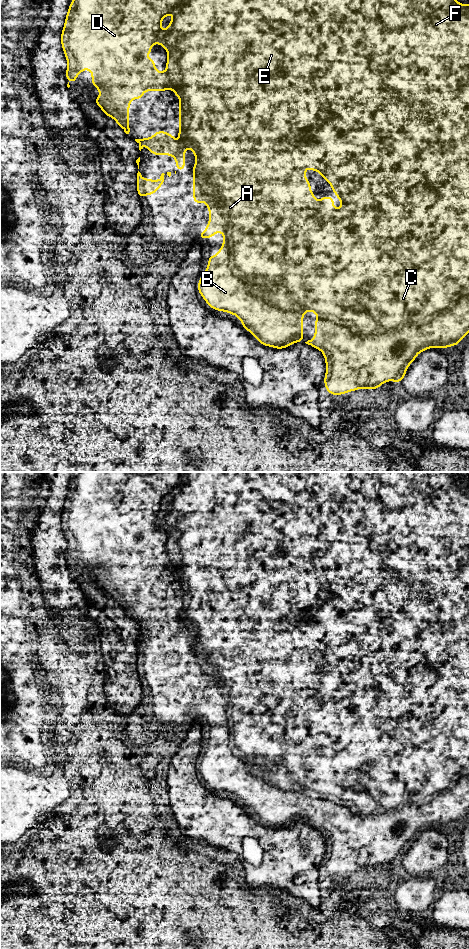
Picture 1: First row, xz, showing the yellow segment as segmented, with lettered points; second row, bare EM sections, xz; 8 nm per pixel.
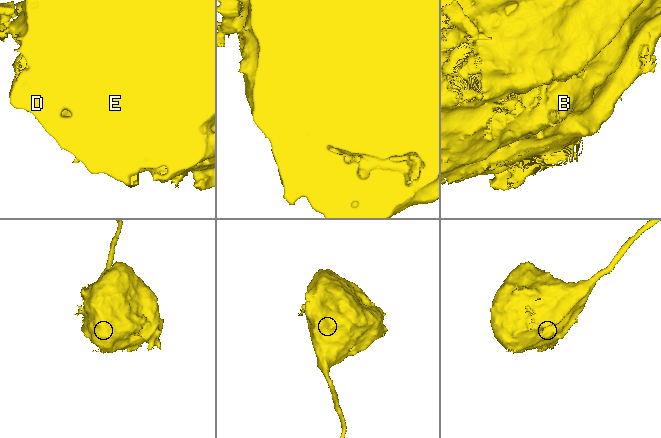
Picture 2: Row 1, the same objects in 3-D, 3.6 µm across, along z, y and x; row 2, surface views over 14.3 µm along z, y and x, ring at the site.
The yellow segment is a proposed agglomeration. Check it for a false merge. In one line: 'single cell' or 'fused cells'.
single cell

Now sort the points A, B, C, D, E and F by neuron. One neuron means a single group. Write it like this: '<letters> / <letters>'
A B C D E F

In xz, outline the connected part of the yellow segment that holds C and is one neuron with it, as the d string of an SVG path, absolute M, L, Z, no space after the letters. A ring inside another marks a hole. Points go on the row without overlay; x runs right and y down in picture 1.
M75 472L75 473L74 473L74 477L73 477L73 480L72 480L72 484L71 484L71 485L70 485L70 486L69 486L69 487L68 487L68 492L67 492L67 496L66 496L66 499L65 499L65 503L64 503L64 508L63 508L63 510L62 510L62 513L61 513L61 525L62 525L62 528L63 528L63 531L64 531L64 535L65 535L65 537L66 537L66 539L67 539L67 541L68 541L68 548L67 548L67 550L66 550L66 552L65 552L65 554L64 554L64 556L65 556L65 558L67 558L67 559L68 559L68 560L69 560L69 562L68 562L68 564L67 564L67 567L68 567L68 568L69 568L69 567L70 567L70 565L69 565L69 563L70 563L70 562L73 562L73 563L74 563L74 562L76 562L76 561L77 561L77 554L78 554L78 553L81 553L81 552L83 552L83 550L84 550L84 549L89 549L89 550L91 550L91 551L92 551L92 553L91 553L91 555L92 555L92 559L91 559L91 560L92 560L92 565L93 565L93 566L94 566L94 567L96 567L96 568L97 568L97 569L98 569L98 570L99 570L99 571L100 571L100 572L101 572L101 573L100 573L100 575L99 575L99 577L98 577L98 578L96 578L96 579L95 579L95 580L94 580L94 583L95 583L95 584L97 584L97 585L98 585L98 586L99 586L99 587L100 587L100 588L101 588L101 589L102 589L102 591L103 591L103 592L104 592L104 593L105 593L105 594L106 594L106 595L107 595L107 597L112 597L112 598L114 598L114 599L115 599L115 601L116 601L116 602L117 602L117 604L118 604L118 607L122 607L122 608L123 608L123 609L124 609L124 612L125 612L125 613L126 613L126 614L129 614L129 612L130 612L130 608L129 608L129 587L130 587L130 581L131 581L131 580L132 580L132 579L142 579L142 578L143 578L143 572L144 572L144 571L167 571L167 570L168 570L168 569L169 569L169 568L172 568L172 569L173 569L173 572L174 572L174 574L175 574L175 575L176 575L176 576L178 576L178 577L179 577L179 578L180 578L180 580L181 580L181 581L180 581L180 583L179 583L179 626L178 626L178 627L175 627L175 626L171 626L171 627L165 627L165 626L164 626L164 624L165 624L165 623L175 623L175 616L174 616L174 615L170 615L170 614L168 614L168 613L167 613L167 612L166 612L166 611L157 611L157 612L155 612L155 613L154 613L154 615L153 615L153 616L152 616L152 617L151 617L151 618L141 618L141 619L135 619L135 621L136 621L136 622L137 622L137 623L138 623L138 624L139 624L139 630L140 630L140 631L141 631L141 630L142 630L142 629L143 629L143 627L144 627L144 625L145 625L145 624L146 624L146 625L147 625L147 629L148 629L148 630L149 630L149 631L150 631L150 632L151 632L151 633L152 633L152 634L153 634L153 635L169 635L169 636L172 636L172 635L173 635L173 636L174 636L174 637L175 637L175 643L176 643L176 645L177 645L177 650L176 650L176 651L175 651L175 654L176 654L176 652L177 652L177 651L184 651L184 650L185 650L185 629L186 629L186 628L187 628L187 627L189 627L189 628L191 628L191 629L192 629L192 632L193 632L193 633L194 633L194 634L195 634L195 637L196 637L196 643L195 643L195 644L194 644L194 646L193 646L193 680L194 680L194 683L195 683L195 685L198 685L198 684L199 684L199 683L200 683L200 682L201 682L201 681L203 681L203 680L204 680L204 681L205 681L205 683L206 683L206 684L207 684L207 689L208 689L208 690L209 690L209 692L210 692L210 700L209 700L209 702L208 702L208 703L207 703L207 707L206 707L206 711L205 711L205 712L199 712L199 718L200 718L200 719L201 719L201 720L203 720L203 719L205 719L205 718L207 718L207 719L210 719L210 718L211 718L211 717L213 717L213 716L214 716L214 715L215 715L215 713L216 713L216 712L217 712L217 711L220 711L220 712L222 712L222 713L223 713L223 715L224 715L224 718L223 718L223 726L222 726L222 727L220 727L220 729L219 729L219 732L218 732L218 734L217 734L217 735L210 735L210 736L209 736L209 740L208 740L208 746L207 746L207 749L206 749L206 751L205 751L205 753L204 753L204 755L203 755L203 756L202 756L202 757L200 757L200 759L199 759L199 761L198 761L198 772L199 772L199 773L200 773L200 774L201 774L201 776L202 776L202 778L203 778L203 779L204 779L204 780L205 780L205 781L206 781L206 782L207 782L207 784L208 784L208 785L209 785L209 786L210 786L210 787L211 787L211 788L212 788L212 789L214 789L214 790L218 790L218 791L225 791L225 792L227 792L227 793L230 793L230 794L234 794L234 795L235 795L235 796L237 796L237 797L238 797L238 798L239 798L239 799L240 799L240 801L241 801L241 802L242 802L242 807L244 807L244 808L245 808L245 809L246 809L246 810L248 810L248 811L249 811L249 812L250 812L250 813L251 813L251 814L252 814L252 815L253 815L253 816L254 816L254 817L255 817L255 818L256 818L256 819L257 819L257 821L258 821L258 822L259 822L259 823L261 823L261 824L262 824L262 825L264 825L264 826L270 826L270 827L273 827L273 828L276 828L276 829L283 829L283 828L287 828L287 827L289 827L289 826L290 826L290 825L292 825L292 824L294 824L294 823L295 823L295 822L303 822L303 794L304 794L304 793L305 793L305 792L308 792L308 791L313 791L313 792L315 792L315 793L316 793L316 794L318 794L318 795L319 795L319 796L318 796L318 797L317 797L317 798L316 798L316 799L315 799L315 817L314 817L314 818L313 818L313 819L311 819L311 820L308 820L308 821L307 821L307 822L305 822L305 823L306 823L306 824L308 824L308 825L310 825L310 826L311 826L311 827L314 827L314 828L316 828L316 829L318 829L318 830L320 830L320 831L322 831L322 832L323 832L323 834L324 834L324 838L325 838L325 841L326 841L326 855L325 855L325 857L324 857L324 863L325 863L325 865L324 865L324 866L325 866L325 868L326 868L326 870L327 870L327 871L328 871L328 872L329 872L329 873L330 873L330 874L332 874L332 875L333 875L333 876L337 876L337 875L342 875L342 874L344 874L344 873L348 873L348 872L350 872L350 871L356 871L356 870L358 870L358 869L360 869L360 868L361 868L361 867L362 867L362 868L363 868L363 869L379 869L379 867L380 867L380 866L381 866L381 865L382 865L382 864L383 864L383 863L386 863L386 862L387 862L387 861L388 861L388 860L391 860L391 861L393 861L393 862L398 862L398 863L401 863L401 862L402 862L402 860L403 860L403 858L404 858L404 856L405 856L405 854L406 854L406 851L407 851L407 847L408 847L408 846L409 846L409 845L410 845L410 844L411 844L411 843L412 843L412 842L413 842L413 841L414 841L414 840L415 840L415 839L416 839L416 837L417 837L417 834L418 834L418 833L420 833L420 832L422 832L422 831L424 831L424 830L427 830L427 829L430 829L430 828L432 828L432 827L438 827L438 828L442 828L442 829L444 829L444 828L447 828L447 827L450 827L450 826L455 826L455 825L459 825L459 823L460 823L460 821L461 821L461 820L462 820L462 818L463 818L463 817L465 817L465 816L466 816L466 815L467 815L467 814L468 814L468 813L469 813L469 485L466 485L466 484L460 484L460 483L458 483L458 482L457 482L457 481L456 481L456 479L455 479L455 477L454 477L454 476L453 476L453 474L452 474L452 472ZM170 493L173 493L173 494L174 494L174 497L173 497L173 499L172 499L172 501L171 501L171 502L170 502L170 503L169 503L169 505L168 505L168 508L167 508L167 510L166 510L166 511L165 511L165 512L163 512L163 511L162 511L162 510L161 510L161 502L162 502L162 499L163 499L163 498L164 498L164 497L165 497L165 496L167 496L167 495L168 495L168 494L170 494ZM154 523L157 523L157 524L161 524L161 525L162 525L162 526L163 526L163 528L164 528L164 529L165 529L165 530L166 530L166 531L167 531L167 532L168 532L168 539L167 539L167 542L166 542L166 550L167 550L167 552L166 552L166 553L165 553L165 552L159 552L159 551L157 551L157 550L156 550L156 549L155 549L155 540L154 540L154 539L145 539L145 538L144 538L144 536L145 536L145 535L150 535L150 534L151 534L151 526L152 526L152 525L153 525L153 524L154 524ZM308 647L310 647L310 648L311 648L311 650L312 650L312 651L318 651L318 652L319 652L319 654L320 654L320 655L322 655L322 656L323 656L323 658L324 658L324 659L325 659L325 660L326 660L326 661L327 661L327 662L328 662L328 663L330 663L330 664L331 664L331 669L332 669L332 670L333 670L333 671L334 671L334 672L335 672L335 674L336 674L336 675L338 675L338 676L339 676L339 681L340 681L340 682L341 682L341 683L342 683L342 684L343 684L343 687L342 687L342 688L333 688L333 687L332 687L332 685L333 685L333 683L334 683L334 679L333 679L333 678L332 678L332 677L329 677L329 676L327 676L327 675L325 675L325 676L324 676L324 677L323 677L323 678L322 678L322 679L321 679L321 680L320 680L320 681L317 681L317 680L316 680L316 678L315 678L315 676L314 676L314 675L313 675L313 674L312 674L312 671L311 671L311 666L310 666L310 661L309 661L309 660L308 660L308 659L307 659L307 658L306 658L306 657L305 657L305 651L306 651L306 649L307 649L307 648L308 648Z

